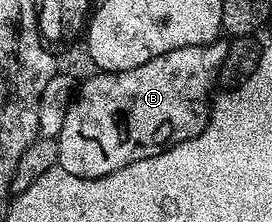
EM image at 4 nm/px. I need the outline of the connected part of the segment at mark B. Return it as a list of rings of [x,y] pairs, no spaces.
[[[218,39],[206,45],[179,47],[175,51],[167,51],[167,55],[151,59],[151,63],[143,63],[143,67],[131,67],[118,73],[97,71],[94,77],[82,80],[69,105],[67,119],[63,119],[63,131],[59,131],[55,138],[59,168],[80,177],[111,175],[139,159],[151,159],[151,155],[159,155],[164,149],[199,135],[209,121],[217,72],[229,53],[223,42]]]

